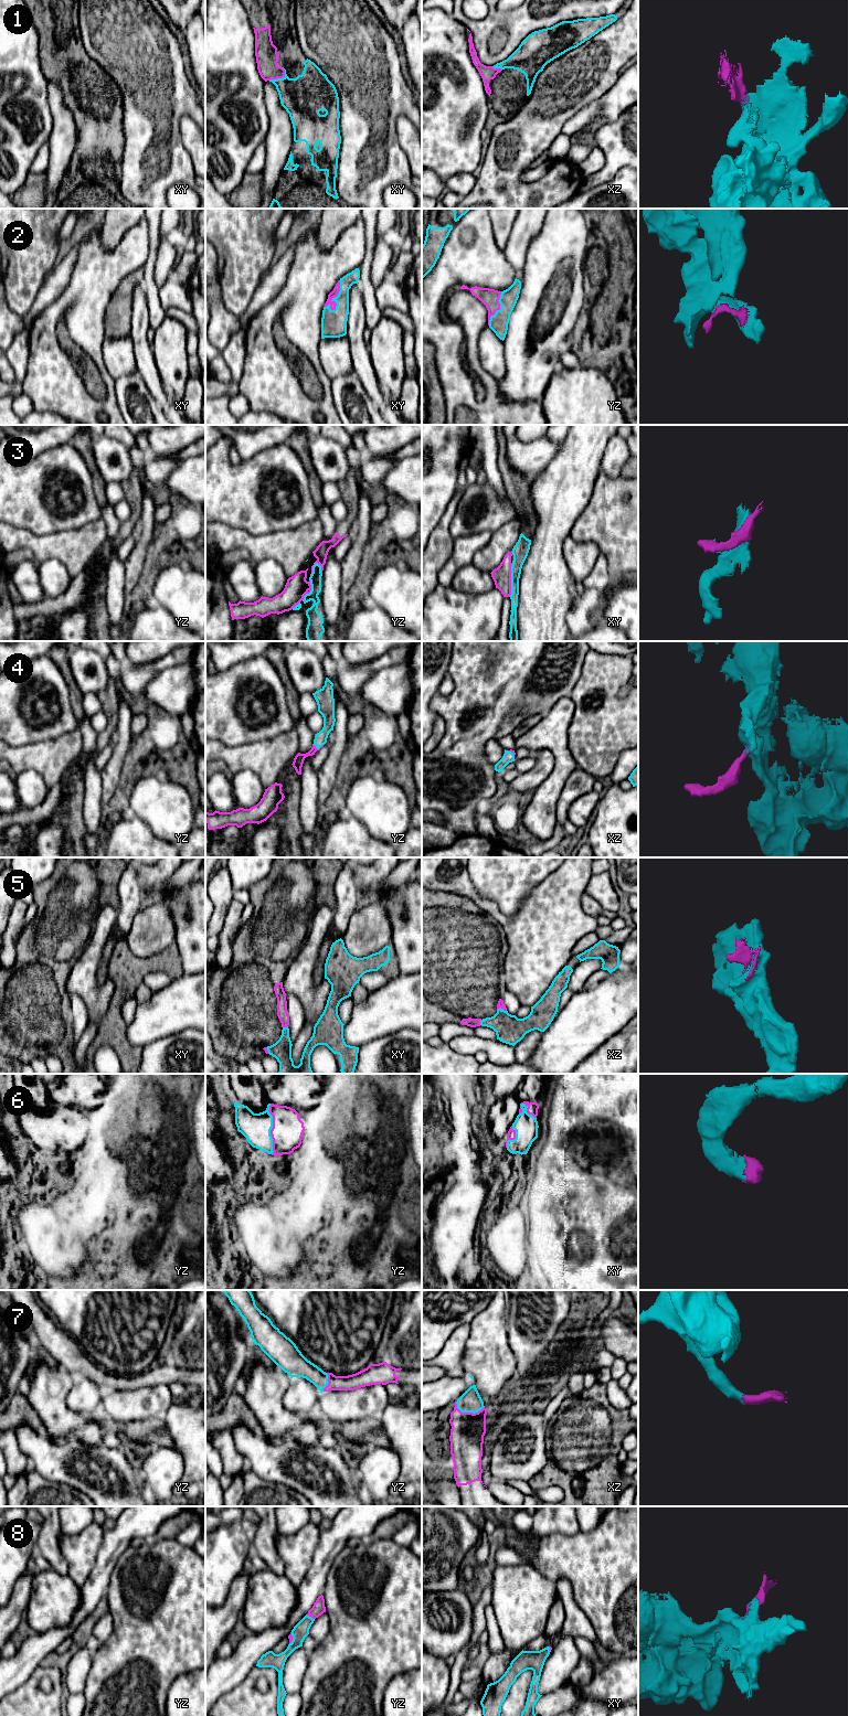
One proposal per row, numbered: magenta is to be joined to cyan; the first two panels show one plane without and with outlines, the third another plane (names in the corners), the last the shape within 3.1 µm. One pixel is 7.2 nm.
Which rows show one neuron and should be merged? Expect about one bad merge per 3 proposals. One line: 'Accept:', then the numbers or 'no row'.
Accept: 1, 2, 4, 5, 6, 7, 8

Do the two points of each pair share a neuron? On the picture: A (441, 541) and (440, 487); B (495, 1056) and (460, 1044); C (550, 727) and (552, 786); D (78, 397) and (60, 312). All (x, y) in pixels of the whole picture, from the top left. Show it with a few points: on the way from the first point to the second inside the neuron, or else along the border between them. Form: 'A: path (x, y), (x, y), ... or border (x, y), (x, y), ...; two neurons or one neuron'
A: border (453, 496), (433, 531); two neurons
B: path (486, 1047), (483, 1044), (469, 1044); one neuron
C: path (555, 742), (560, 750), (560, 771); one neuron
D: path (57, 376), (50, 369), (50, 333); one neuron

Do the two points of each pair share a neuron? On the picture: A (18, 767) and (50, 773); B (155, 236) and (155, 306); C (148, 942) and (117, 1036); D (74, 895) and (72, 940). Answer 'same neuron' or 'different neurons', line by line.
A: same neuron
B: same neuron
C: different neurons
D: same neuron

